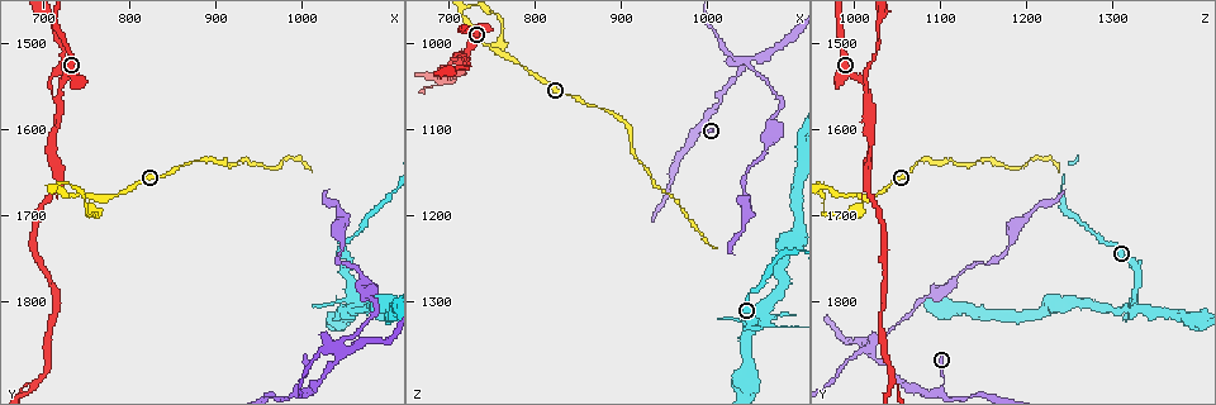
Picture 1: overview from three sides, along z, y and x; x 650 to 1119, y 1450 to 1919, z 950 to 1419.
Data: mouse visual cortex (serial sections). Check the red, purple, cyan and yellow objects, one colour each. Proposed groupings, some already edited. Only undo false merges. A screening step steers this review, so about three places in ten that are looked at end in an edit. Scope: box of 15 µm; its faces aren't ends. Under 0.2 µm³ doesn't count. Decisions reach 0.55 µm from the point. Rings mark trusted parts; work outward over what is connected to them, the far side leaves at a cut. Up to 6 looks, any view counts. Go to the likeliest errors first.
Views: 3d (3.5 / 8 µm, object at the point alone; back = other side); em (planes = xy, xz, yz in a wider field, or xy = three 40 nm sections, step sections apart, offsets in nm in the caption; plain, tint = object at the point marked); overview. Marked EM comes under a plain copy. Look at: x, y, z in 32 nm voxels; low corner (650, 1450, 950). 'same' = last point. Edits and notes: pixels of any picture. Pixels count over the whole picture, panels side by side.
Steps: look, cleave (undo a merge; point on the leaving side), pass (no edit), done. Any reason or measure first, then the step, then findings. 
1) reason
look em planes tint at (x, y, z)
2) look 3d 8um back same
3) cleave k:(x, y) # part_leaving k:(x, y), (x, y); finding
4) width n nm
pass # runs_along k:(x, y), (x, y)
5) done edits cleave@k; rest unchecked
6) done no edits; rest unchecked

branch point
look 3d 3.5um at (720, 1565, 1015)

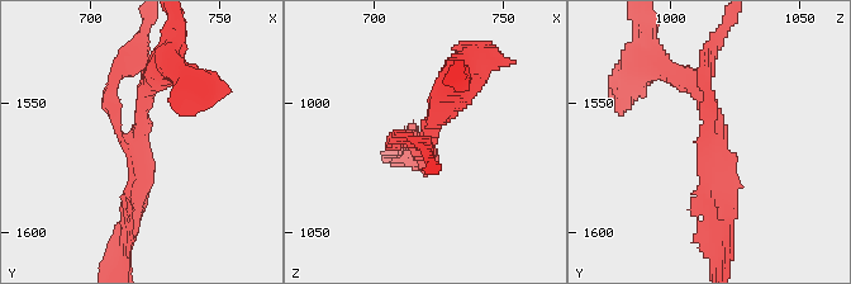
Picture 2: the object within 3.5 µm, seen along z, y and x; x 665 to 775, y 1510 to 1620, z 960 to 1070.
arms 3; arm_widths 150, 200, 250 nm; need the tissue
look em planes tint at (719, 1563, 1018)

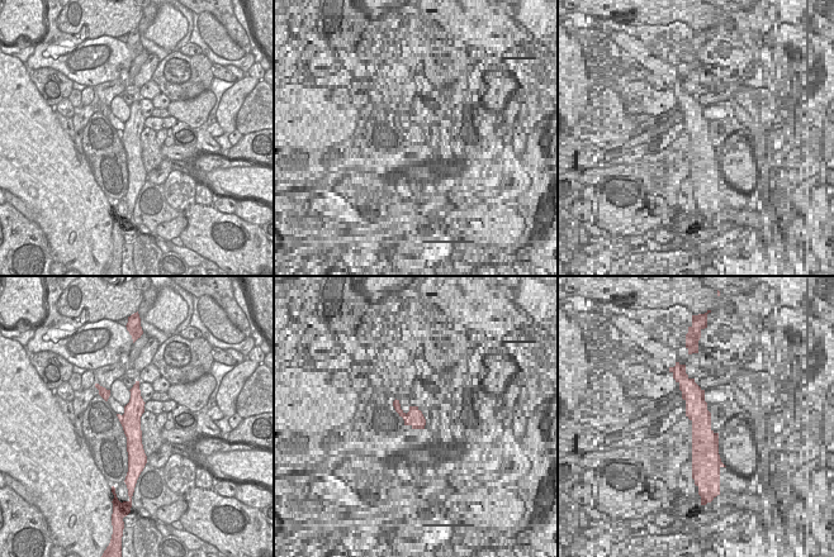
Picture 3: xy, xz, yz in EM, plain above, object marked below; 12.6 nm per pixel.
cut it another way
look em xy step 3 tint same

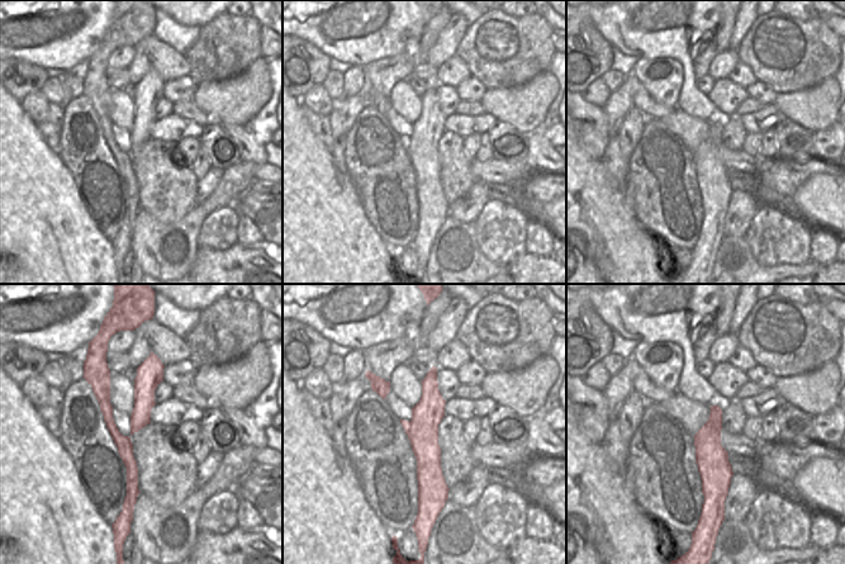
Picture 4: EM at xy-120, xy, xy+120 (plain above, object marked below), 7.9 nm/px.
pass # runs_along 4:(148, 361), (127, 439), (133, 491); all the same cell

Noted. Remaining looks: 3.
look 3d 3.5um back at (1060, 1790, 1325)

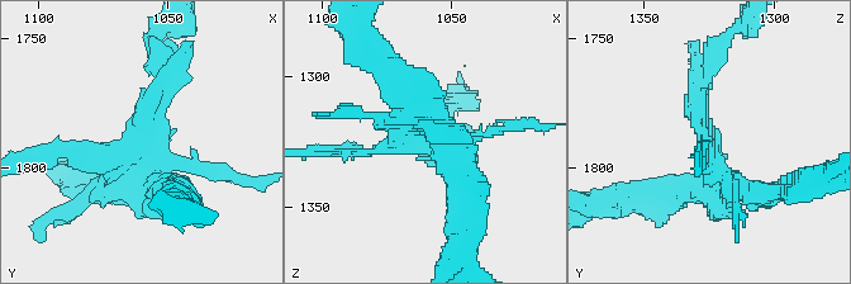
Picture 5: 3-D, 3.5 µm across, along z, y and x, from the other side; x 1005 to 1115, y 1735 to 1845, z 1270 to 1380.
shape alone is not enough
look em xy step 3 tint at (1061, 1792, 1325)

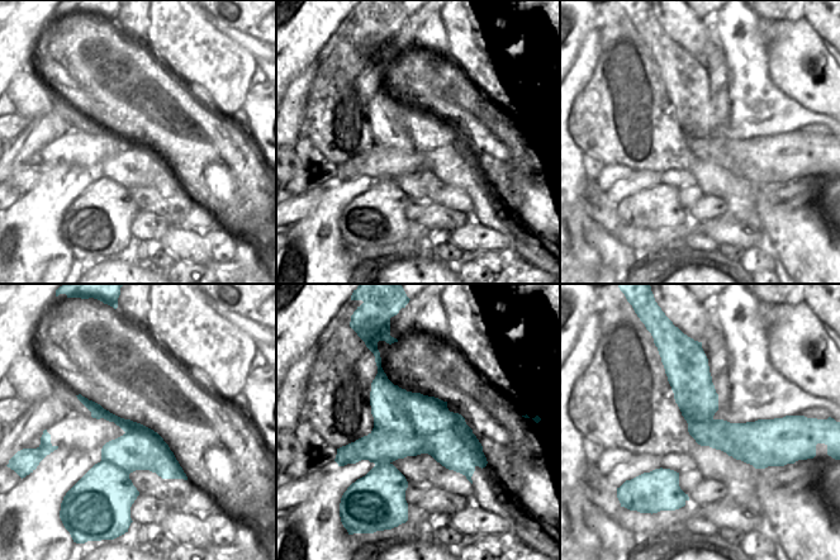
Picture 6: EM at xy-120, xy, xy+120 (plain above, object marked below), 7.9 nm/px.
pass # runs_along 5:(172, 75), (118, 192); continuous, no second cell

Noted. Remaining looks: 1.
done no edits; rest unchecked

